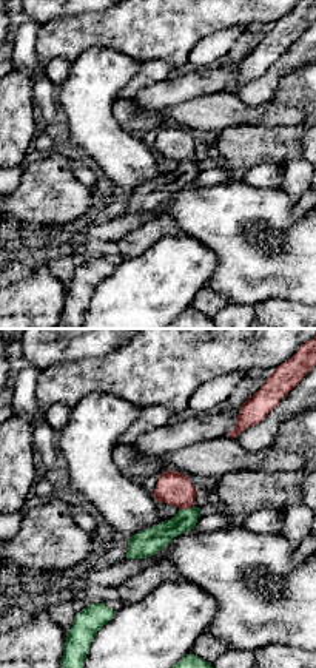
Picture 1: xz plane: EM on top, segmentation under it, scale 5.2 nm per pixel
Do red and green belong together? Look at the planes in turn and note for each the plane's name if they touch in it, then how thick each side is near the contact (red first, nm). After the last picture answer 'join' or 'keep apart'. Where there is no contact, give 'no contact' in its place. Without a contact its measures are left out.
xz | 180/130 nm

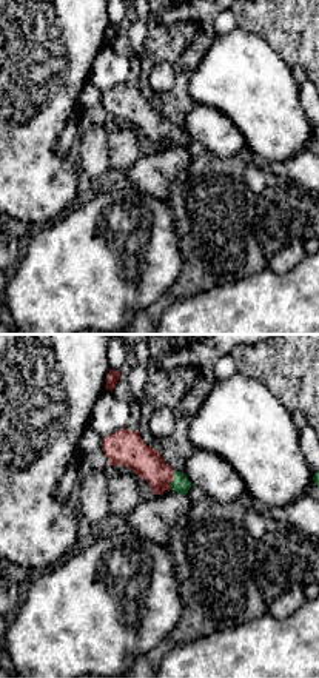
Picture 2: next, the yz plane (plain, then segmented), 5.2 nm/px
yz | 160/90 nm

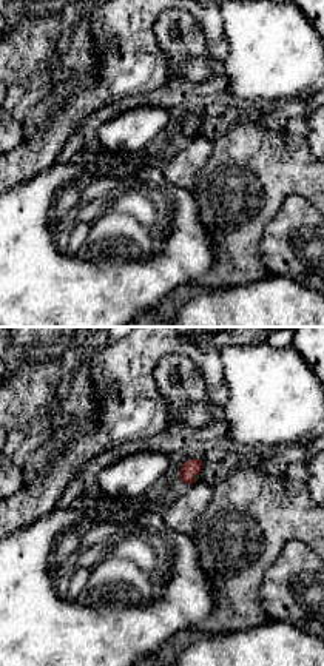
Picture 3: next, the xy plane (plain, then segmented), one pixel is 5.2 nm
xy | 90/20 nm

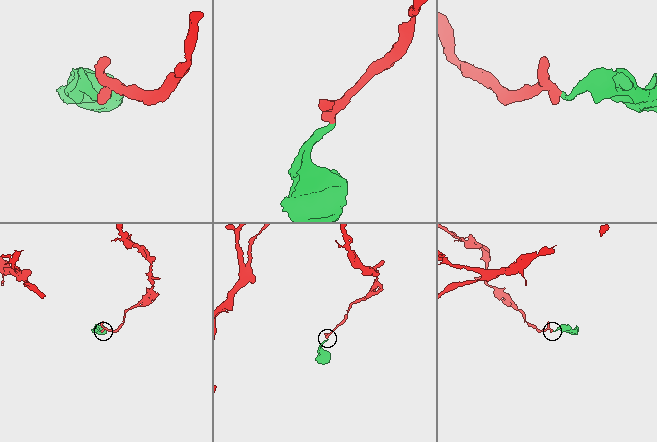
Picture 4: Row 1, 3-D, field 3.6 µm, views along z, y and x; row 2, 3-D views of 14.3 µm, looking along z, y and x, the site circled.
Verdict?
join

